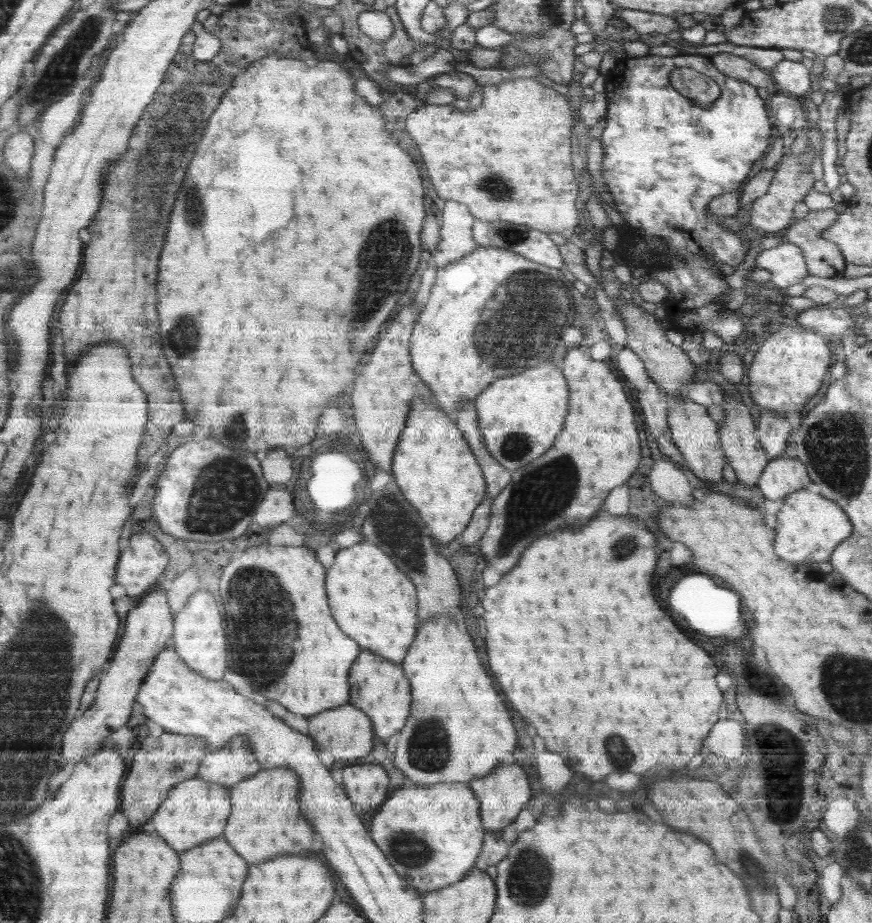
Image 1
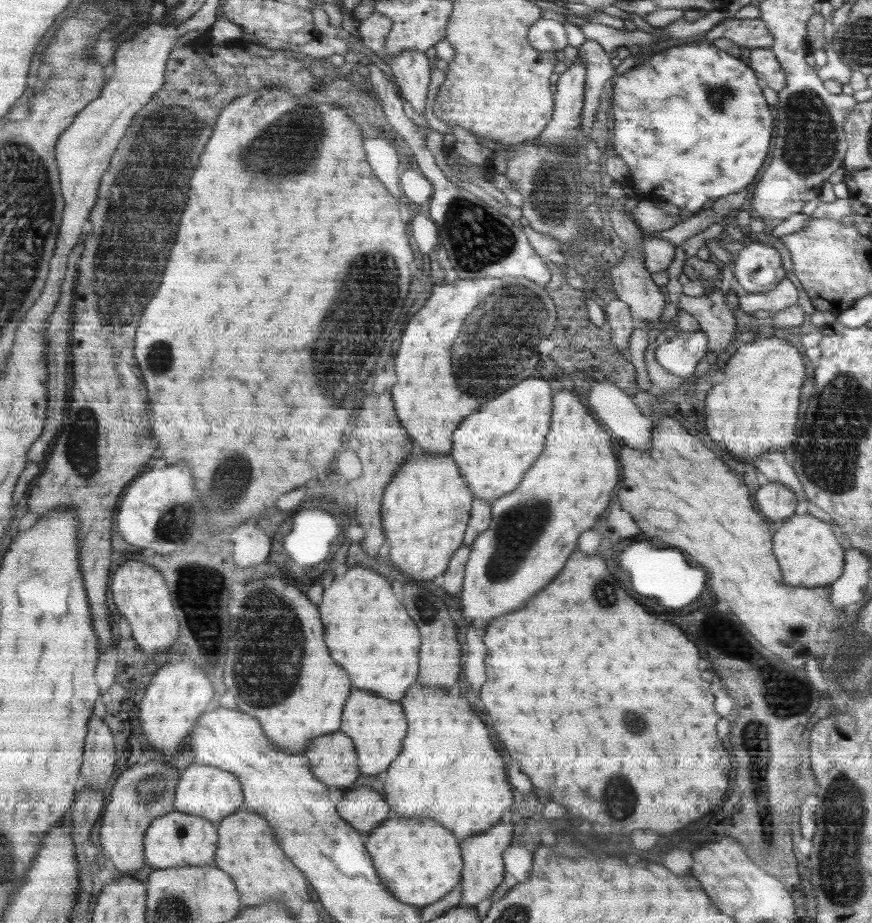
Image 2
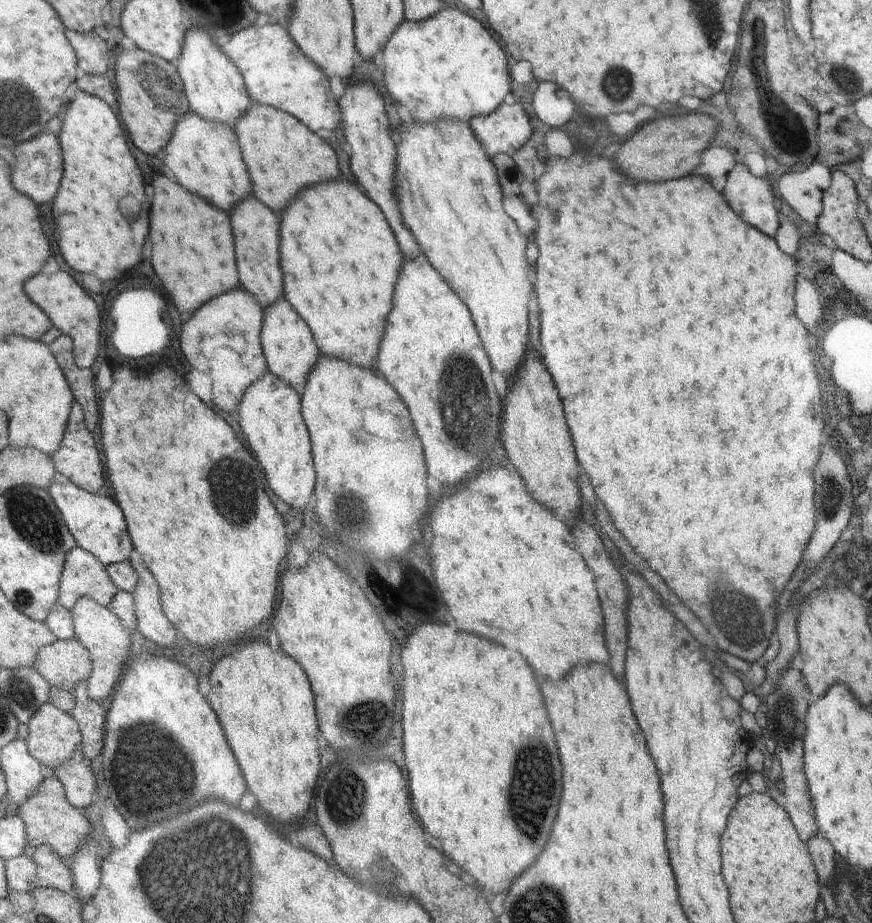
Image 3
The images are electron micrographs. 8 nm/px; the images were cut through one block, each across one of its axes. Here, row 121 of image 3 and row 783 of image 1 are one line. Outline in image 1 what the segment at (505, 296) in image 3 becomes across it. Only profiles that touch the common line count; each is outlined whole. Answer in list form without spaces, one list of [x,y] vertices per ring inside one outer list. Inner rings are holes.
[[[469,784],[408,786],[390,794],[382,810],[372,818],[370,834],[386,850],[386,858],[398,866],[398,874],[423,897],[456,884],[472,872],[485,838],[480,807]]]

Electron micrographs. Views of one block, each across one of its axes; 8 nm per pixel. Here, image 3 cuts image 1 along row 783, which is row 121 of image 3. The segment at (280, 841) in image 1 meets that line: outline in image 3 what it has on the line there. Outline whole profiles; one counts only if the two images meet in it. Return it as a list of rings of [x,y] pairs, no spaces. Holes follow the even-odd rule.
[[[252,104],[244,118],[236,126],[240,137],[241,151],[253,181],[253,194],[270,204],[274,212],[284,210],[288,202],[310,184],[322,180],[336,180],[340,176],[338,158],[330,144],[322,142],[312,129],[302,124],[297,117],[264,104]],[[300,182],[300,186],[296,186]]]

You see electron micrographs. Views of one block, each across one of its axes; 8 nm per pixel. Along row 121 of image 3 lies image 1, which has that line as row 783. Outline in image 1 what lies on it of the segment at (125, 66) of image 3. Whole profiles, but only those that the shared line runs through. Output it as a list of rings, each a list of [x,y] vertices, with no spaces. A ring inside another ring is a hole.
[[[165,732],[162,736],[146,738],[135,755],[122,797],[123,812],[130,818],[132,826],[140,828],[144,824],[150,824],[178,785],[199,776],[202,763],[209,752],[210,742],[202,737]]]

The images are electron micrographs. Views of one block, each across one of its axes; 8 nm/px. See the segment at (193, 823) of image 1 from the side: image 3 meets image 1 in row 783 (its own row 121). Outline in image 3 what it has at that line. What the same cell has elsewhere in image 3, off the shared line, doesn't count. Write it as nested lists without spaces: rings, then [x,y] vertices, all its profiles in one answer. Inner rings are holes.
[[[190,112],[174,136],[174,144],[170,144],[168,150],[168,164],[184,188],[190,188],[190,192],[210,200],[210,204],[218,204],[224,212],[234,210],[238,200],[253,194],[252,177],[241,151],[240,137],[234,128]]]

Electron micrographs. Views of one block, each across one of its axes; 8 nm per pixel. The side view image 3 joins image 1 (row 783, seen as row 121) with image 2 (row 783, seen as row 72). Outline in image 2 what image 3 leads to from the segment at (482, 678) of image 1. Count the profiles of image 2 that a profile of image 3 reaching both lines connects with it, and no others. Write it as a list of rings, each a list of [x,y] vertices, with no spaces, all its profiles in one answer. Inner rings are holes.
[[[413,682],[399,702],[405,709],[409,732],[405,738],[406,750],[403,748],[396,758],[398,762],[395,760],[386,769],[384,794],[392,802],[392,810],[402,818],[438,818],[438,822],[446,822],[450,830],[458,830],[458,838],[462,840],[496,824],[502,818],[504,810],[514,802],[514,798],[506,778],[504,760],[490,740],[490,732],[480,716],[462,696],[452,698],[446,689],[422,688],[420,682]],[[444,706],[450,706],[450,710],[458,712],[434,712],[442,710]]]

